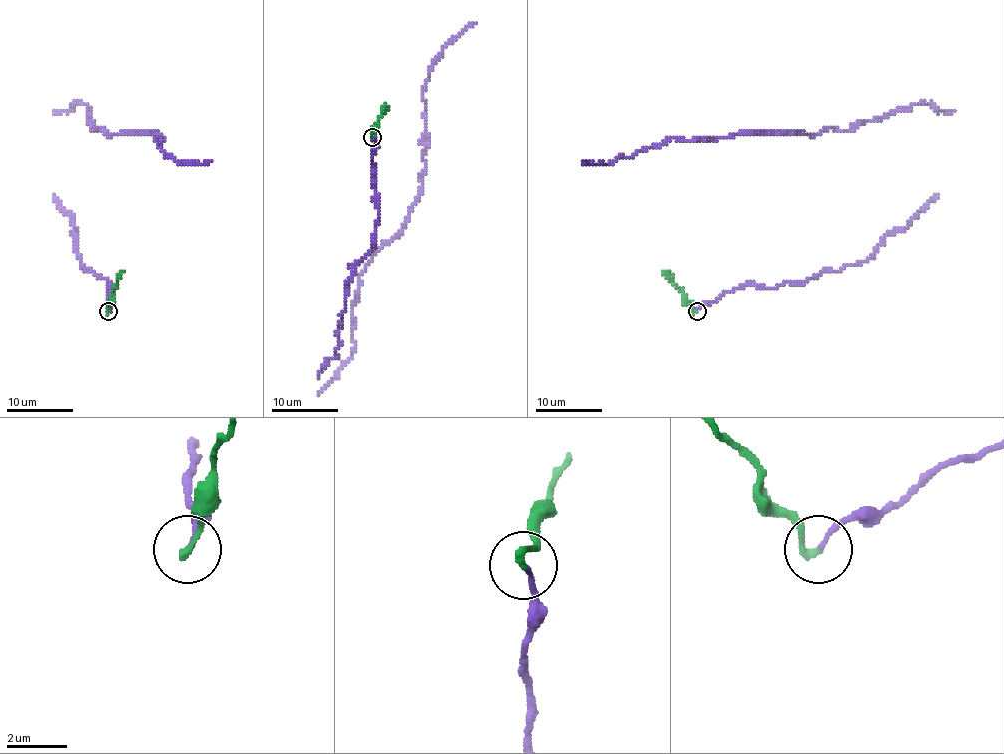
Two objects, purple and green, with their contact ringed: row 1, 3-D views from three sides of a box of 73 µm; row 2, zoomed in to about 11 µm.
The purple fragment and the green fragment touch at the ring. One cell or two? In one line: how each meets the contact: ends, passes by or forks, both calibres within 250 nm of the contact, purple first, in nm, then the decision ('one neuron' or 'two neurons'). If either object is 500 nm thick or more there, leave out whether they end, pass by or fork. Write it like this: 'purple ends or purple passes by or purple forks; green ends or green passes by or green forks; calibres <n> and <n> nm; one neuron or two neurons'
purple ends; green ends; calibres 140 and 240 nm; two neurons

